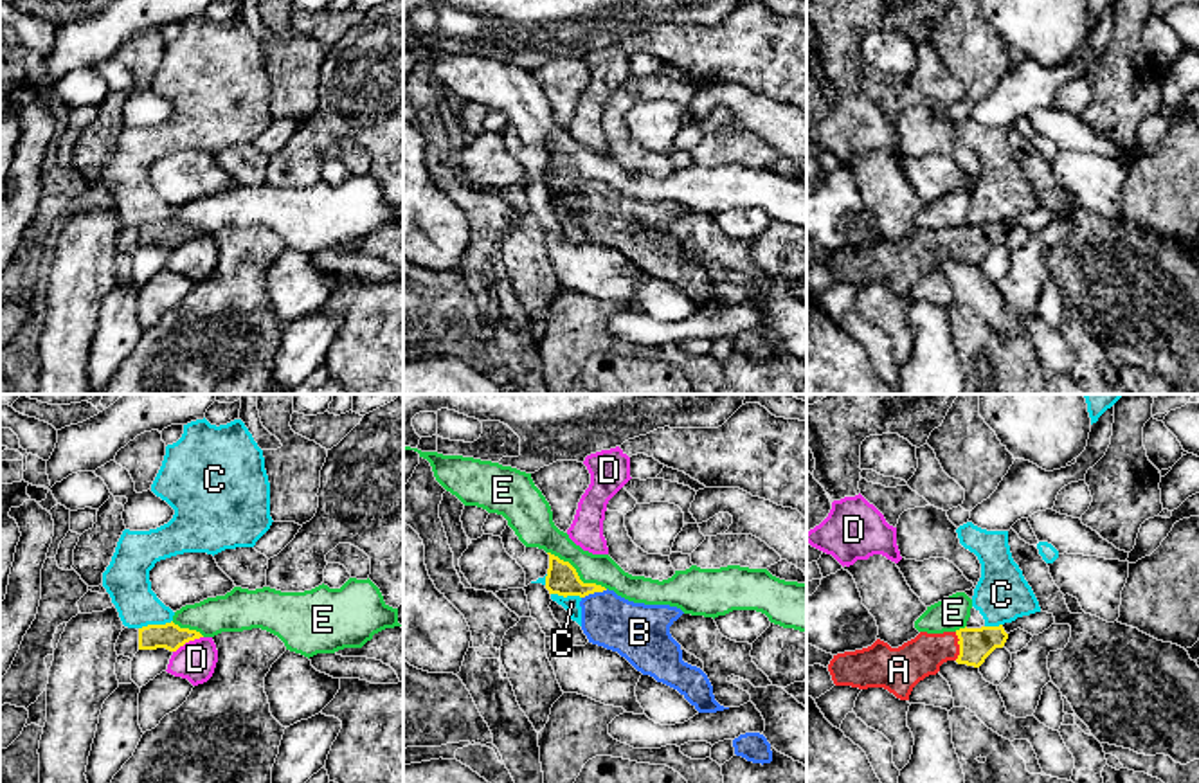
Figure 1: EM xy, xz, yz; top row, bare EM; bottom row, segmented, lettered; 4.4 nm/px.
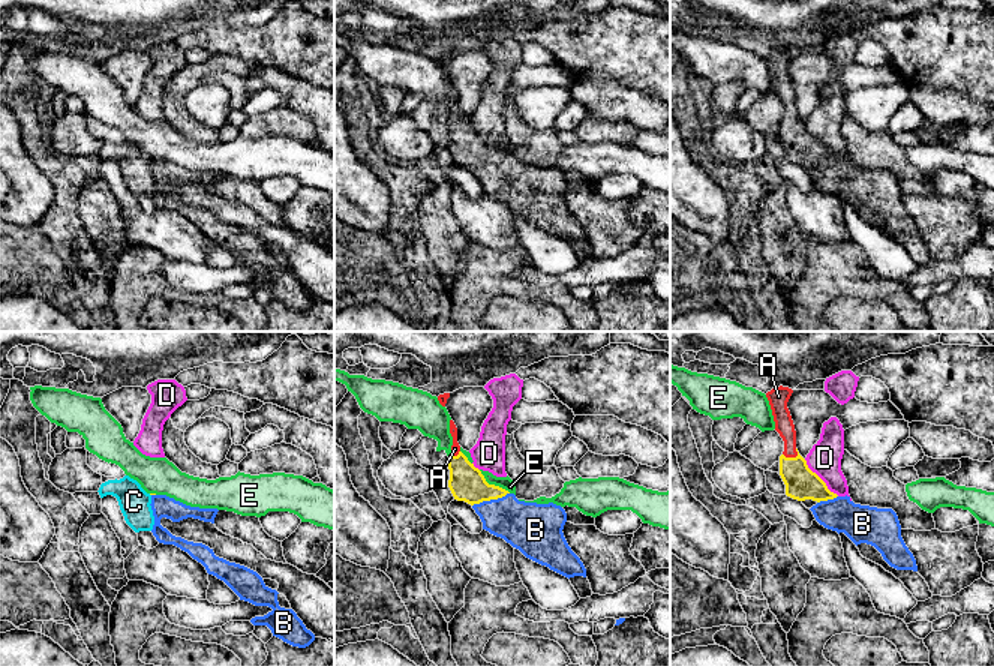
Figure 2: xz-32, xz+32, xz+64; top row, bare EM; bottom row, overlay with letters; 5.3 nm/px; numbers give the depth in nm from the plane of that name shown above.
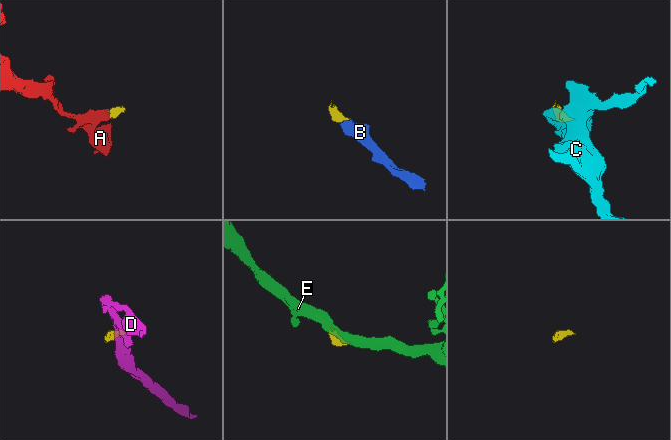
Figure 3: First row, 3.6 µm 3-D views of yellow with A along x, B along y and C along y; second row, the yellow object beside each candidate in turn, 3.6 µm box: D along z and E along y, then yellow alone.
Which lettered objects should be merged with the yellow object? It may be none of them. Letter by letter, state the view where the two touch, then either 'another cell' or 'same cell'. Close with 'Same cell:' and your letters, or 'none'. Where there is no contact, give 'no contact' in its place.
A: yz | same cell
B: xz | same cell
C: xy | another cell
D: xy | another cell
E: xz | another cell
Same cell: A, B

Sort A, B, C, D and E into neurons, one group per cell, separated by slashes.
A B / C / D / E

